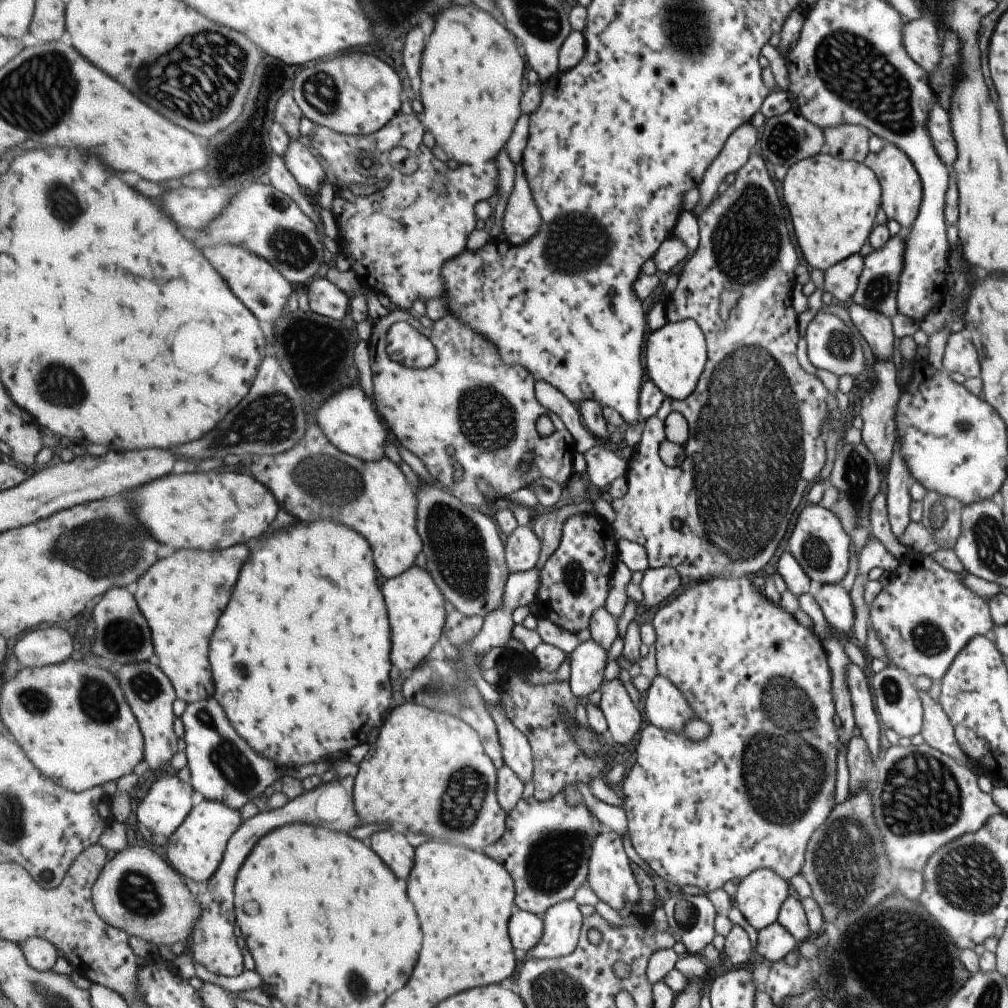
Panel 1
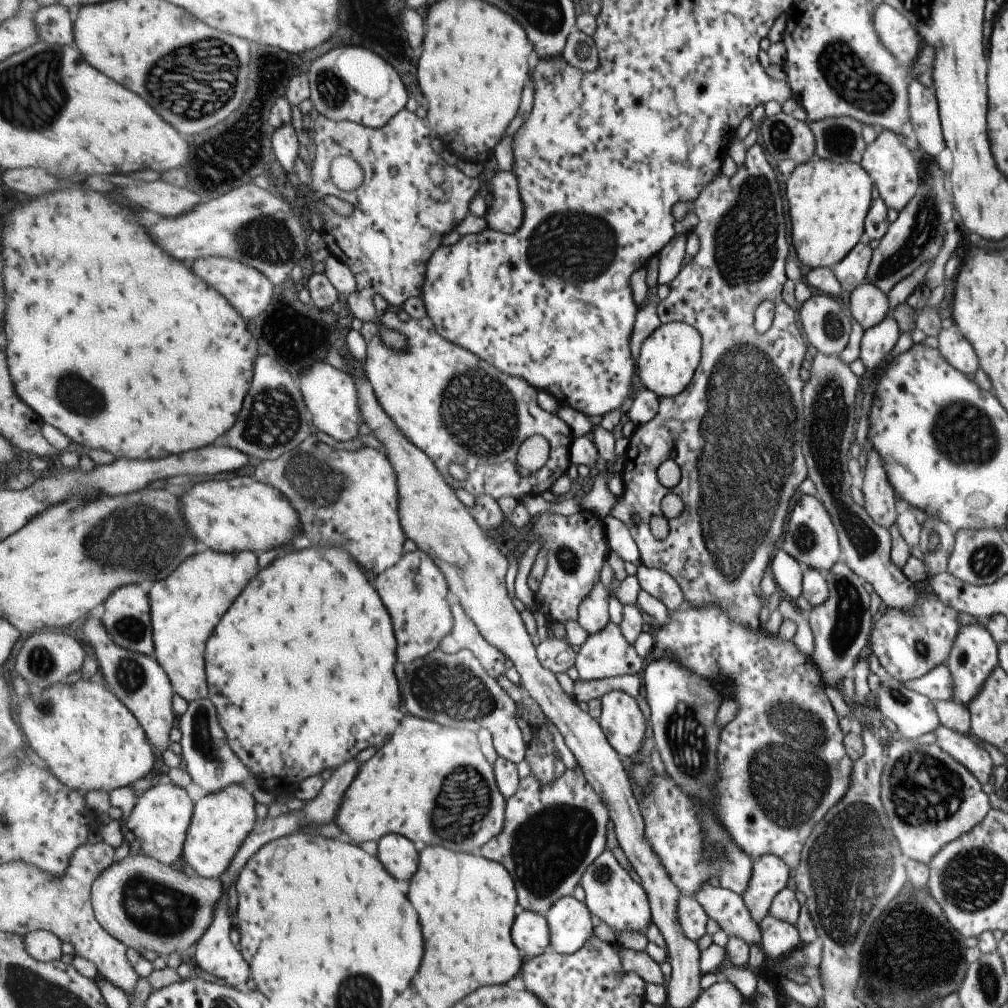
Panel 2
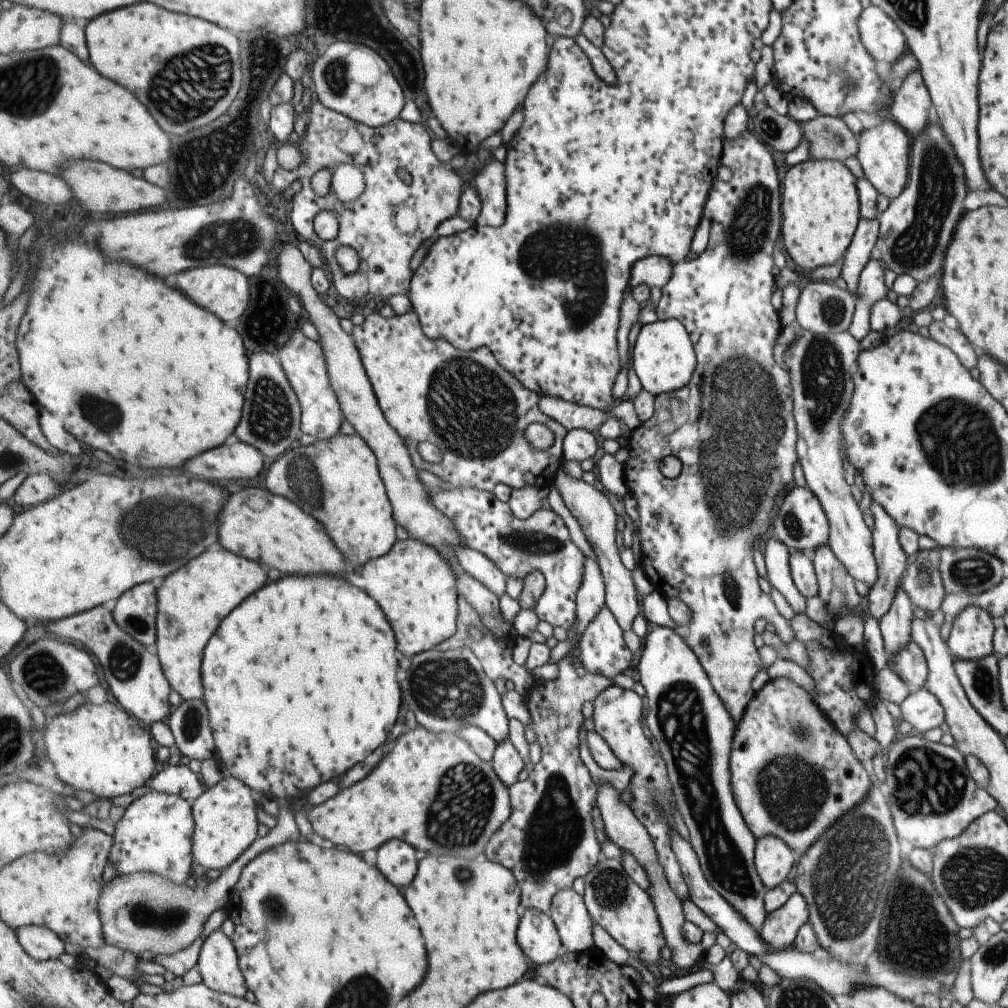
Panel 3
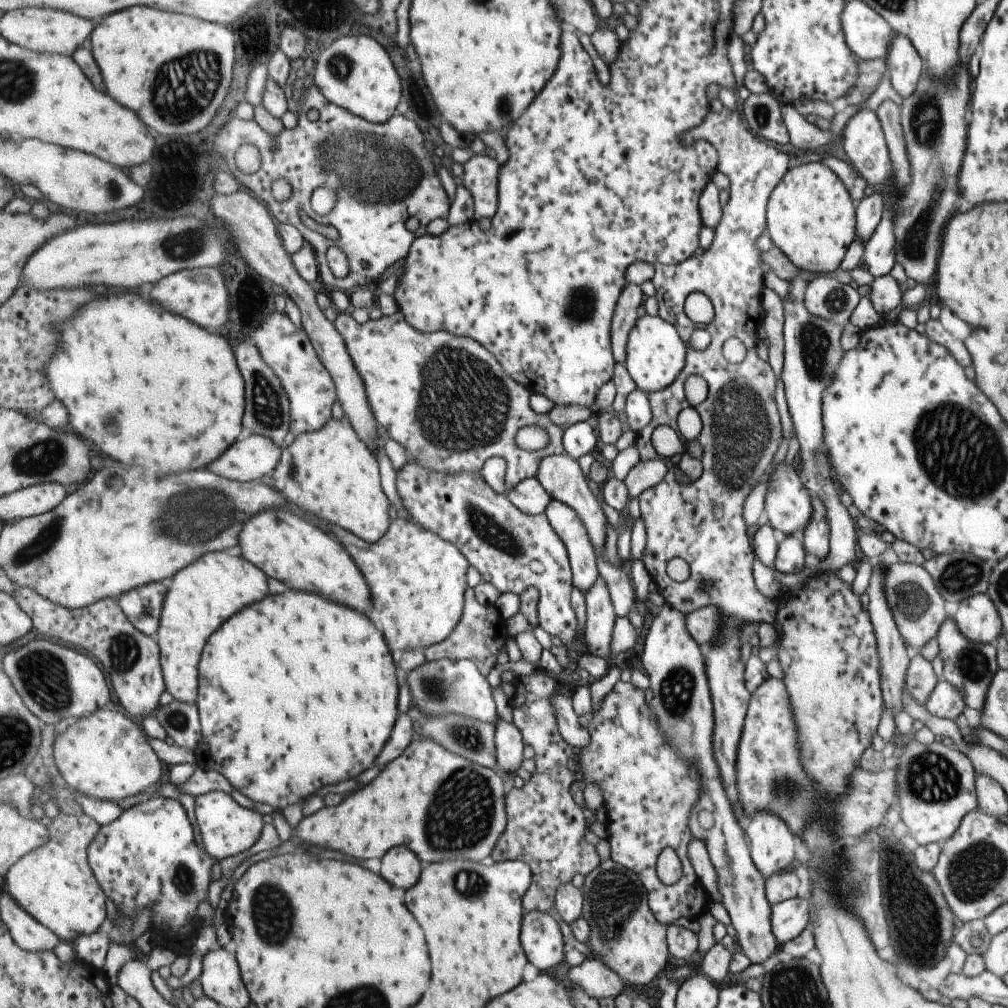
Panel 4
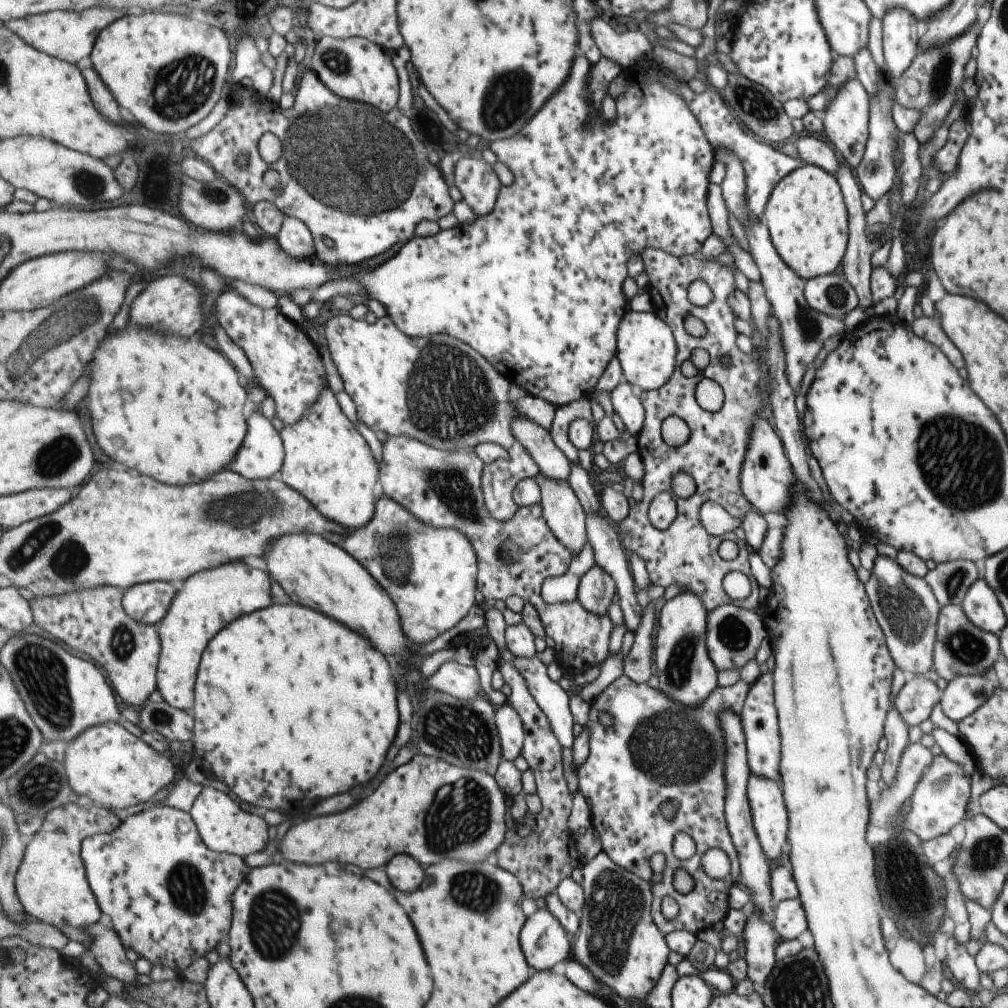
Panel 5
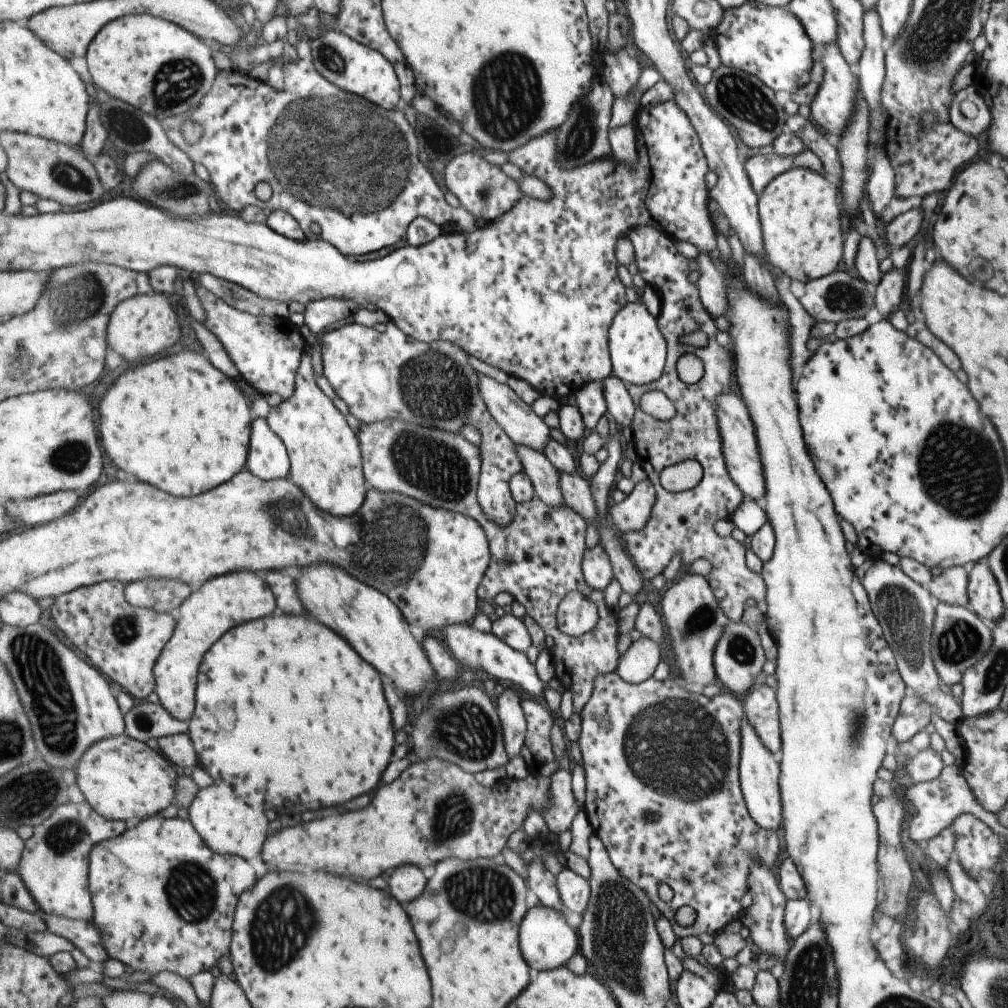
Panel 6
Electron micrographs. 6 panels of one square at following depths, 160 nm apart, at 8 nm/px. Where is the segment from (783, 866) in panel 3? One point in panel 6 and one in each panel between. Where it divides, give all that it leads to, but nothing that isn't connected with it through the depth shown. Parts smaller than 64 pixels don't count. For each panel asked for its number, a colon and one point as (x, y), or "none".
4: (770, 840)
5: (764, 797)
6: (758, 770)

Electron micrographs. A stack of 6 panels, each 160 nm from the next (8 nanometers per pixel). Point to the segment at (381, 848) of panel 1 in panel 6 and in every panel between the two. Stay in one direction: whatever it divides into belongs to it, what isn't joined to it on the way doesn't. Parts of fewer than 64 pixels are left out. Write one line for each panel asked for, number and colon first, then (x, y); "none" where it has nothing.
2: (398, 853)
3: (398, 860)
4: (402, 868)
5: (406, 873)
6: (408, 882)

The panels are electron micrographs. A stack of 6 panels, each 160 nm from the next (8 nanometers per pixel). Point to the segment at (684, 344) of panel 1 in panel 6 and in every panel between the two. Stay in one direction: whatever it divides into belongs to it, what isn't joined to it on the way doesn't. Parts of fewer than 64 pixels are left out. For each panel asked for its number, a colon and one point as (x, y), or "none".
2: (671, 356)
3: (664, 358)
4: (656, 354)
5: (647, 348)
6: (639, 349)

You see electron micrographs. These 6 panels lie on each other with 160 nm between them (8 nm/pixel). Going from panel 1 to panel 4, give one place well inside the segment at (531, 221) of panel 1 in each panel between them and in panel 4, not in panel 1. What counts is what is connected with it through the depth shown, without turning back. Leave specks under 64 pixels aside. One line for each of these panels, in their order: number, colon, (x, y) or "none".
2: (506, 213)
3: (490, 181)
4: (481, 174)

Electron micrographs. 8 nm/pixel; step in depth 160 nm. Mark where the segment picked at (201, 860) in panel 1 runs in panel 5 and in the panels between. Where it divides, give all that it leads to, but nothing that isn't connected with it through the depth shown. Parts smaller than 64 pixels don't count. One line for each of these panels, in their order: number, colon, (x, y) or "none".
2: (222, 821)
3: (226, 816)
4: (227, 828)
5: (225, 827)

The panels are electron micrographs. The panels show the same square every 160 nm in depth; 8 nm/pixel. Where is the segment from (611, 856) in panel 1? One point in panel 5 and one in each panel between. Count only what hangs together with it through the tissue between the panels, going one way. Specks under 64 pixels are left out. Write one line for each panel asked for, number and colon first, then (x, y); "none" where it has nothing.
2: (619, 901)
3: (615, 901)
4: (626, 935)
5: (619, 941)

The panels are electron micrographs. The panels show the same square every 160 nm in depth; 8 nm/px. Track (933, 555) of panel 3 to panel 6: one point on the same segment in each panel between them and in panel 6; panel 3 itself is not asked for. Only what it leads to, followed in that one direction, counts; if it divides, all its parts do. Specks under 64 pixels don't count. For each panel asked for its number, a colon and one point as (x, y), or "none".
4: (917, 608)
5: (904, 607)
6: (904, 610)

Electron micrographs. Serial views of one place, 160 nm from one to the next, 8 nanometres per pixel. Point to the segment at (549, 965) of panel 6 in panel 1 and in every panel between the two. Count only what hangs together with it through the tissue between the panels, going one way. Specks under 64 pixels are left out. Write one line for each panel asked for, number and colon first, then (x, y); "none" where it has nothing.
1: (527, 929)
2: (531, 934)
3: (538, 934)
4: (541, 936)
5: (544, 939)

